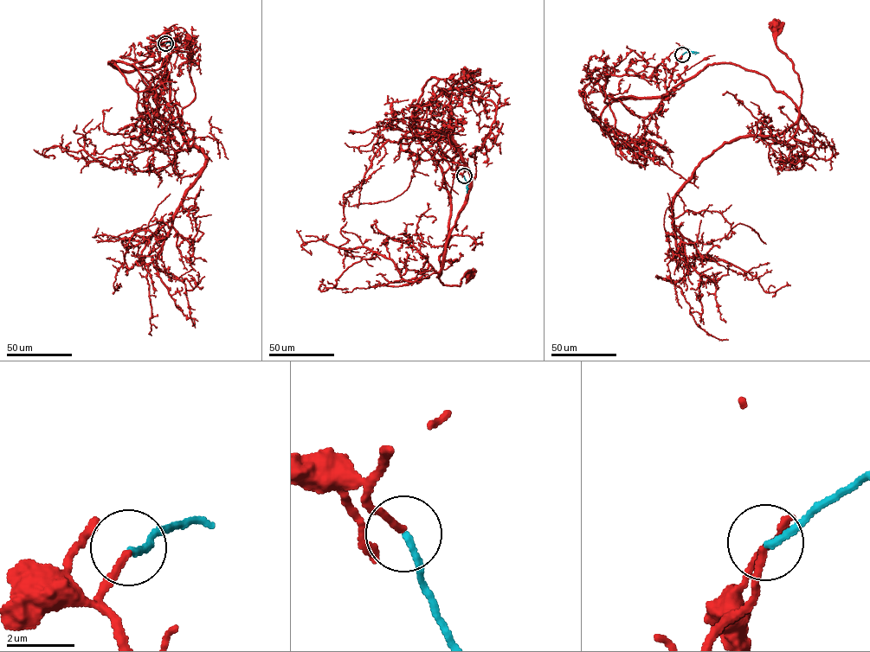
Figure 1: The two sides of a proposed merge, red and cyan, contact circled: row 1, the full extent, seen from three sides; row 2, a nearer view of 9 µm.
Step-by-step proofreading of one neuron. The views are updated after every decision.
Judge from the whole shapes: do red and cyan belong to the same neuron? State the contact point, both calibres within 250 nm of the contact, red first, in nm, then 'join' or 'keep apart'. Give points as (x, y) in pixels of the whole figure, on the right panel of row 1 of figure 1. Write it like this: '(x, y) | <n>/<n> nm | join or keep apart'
(682, 54) | 200/200 nm | join

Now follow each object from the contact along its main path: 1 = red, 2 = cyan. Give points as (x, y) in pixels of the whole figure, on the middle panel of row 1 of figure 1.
1: (463, 175), (449, 112), (423, 104), (415, 128), (450, 204), (437, 277), (458, 285), (468, 275)
2: (463, 175), (468, 189)

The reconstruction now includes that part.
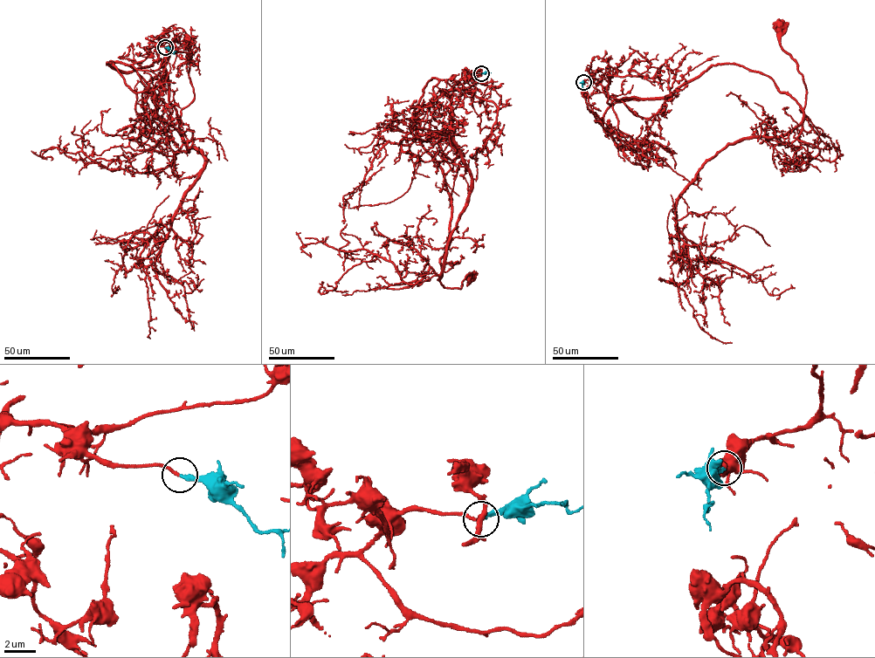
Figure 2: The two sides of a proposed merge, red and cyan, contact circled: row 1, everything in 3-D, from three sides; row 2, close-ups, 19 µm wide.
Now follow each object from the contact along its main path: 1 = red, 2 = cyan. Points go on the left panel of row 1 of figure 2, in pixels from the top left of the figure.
1: (165, 47), (150, 43), (143, 60), (110, 65), (130, 72), (160, 58), (178, 127), (194, 95), (186, 42)
2: (165, 47), (175, 51)

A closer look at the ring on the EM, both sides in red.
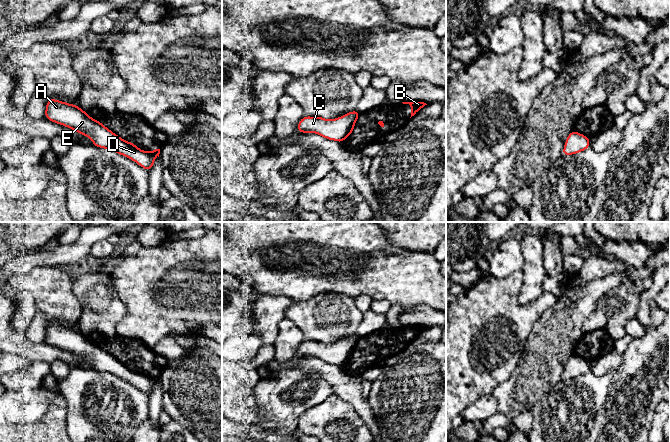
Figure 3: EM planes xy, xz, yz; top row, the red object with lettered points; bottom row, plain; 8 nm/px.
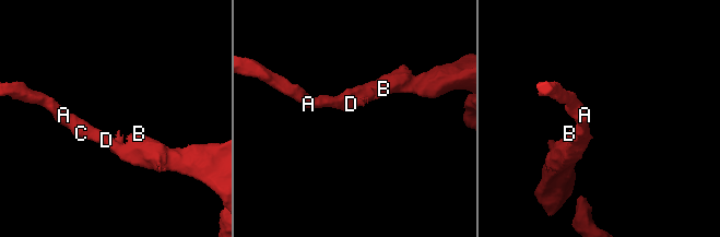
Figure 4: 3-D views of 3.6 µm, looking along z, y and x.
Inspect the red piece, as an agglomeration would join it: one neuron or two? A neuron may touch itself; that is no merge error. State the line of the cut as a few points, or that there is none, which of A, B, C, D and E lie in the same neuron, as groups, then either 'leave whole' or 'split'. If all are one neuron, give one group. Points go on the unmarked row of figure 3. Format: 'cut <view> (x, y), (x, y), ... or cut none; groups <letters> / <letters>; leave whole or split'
cut none; groups A B C D E; leave whole

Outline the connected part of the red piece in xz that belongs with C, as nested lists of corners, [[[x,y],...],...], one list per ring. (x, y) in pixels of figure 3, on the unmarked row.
[[[351,335],[342,341],[326,344],[324,341],[304,340],[298,347],[300,357],[317,357],[328,364],[343,365],[355,354],[354,348],[361,336]]]

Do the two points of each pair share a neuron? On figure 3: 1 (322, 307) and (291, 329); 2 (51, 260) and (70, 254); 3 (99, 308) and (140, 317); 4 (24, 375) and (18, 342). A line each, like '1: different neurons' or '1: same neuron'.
1: different neurons
2: same neuron
3: different neurons
4: different neurons

